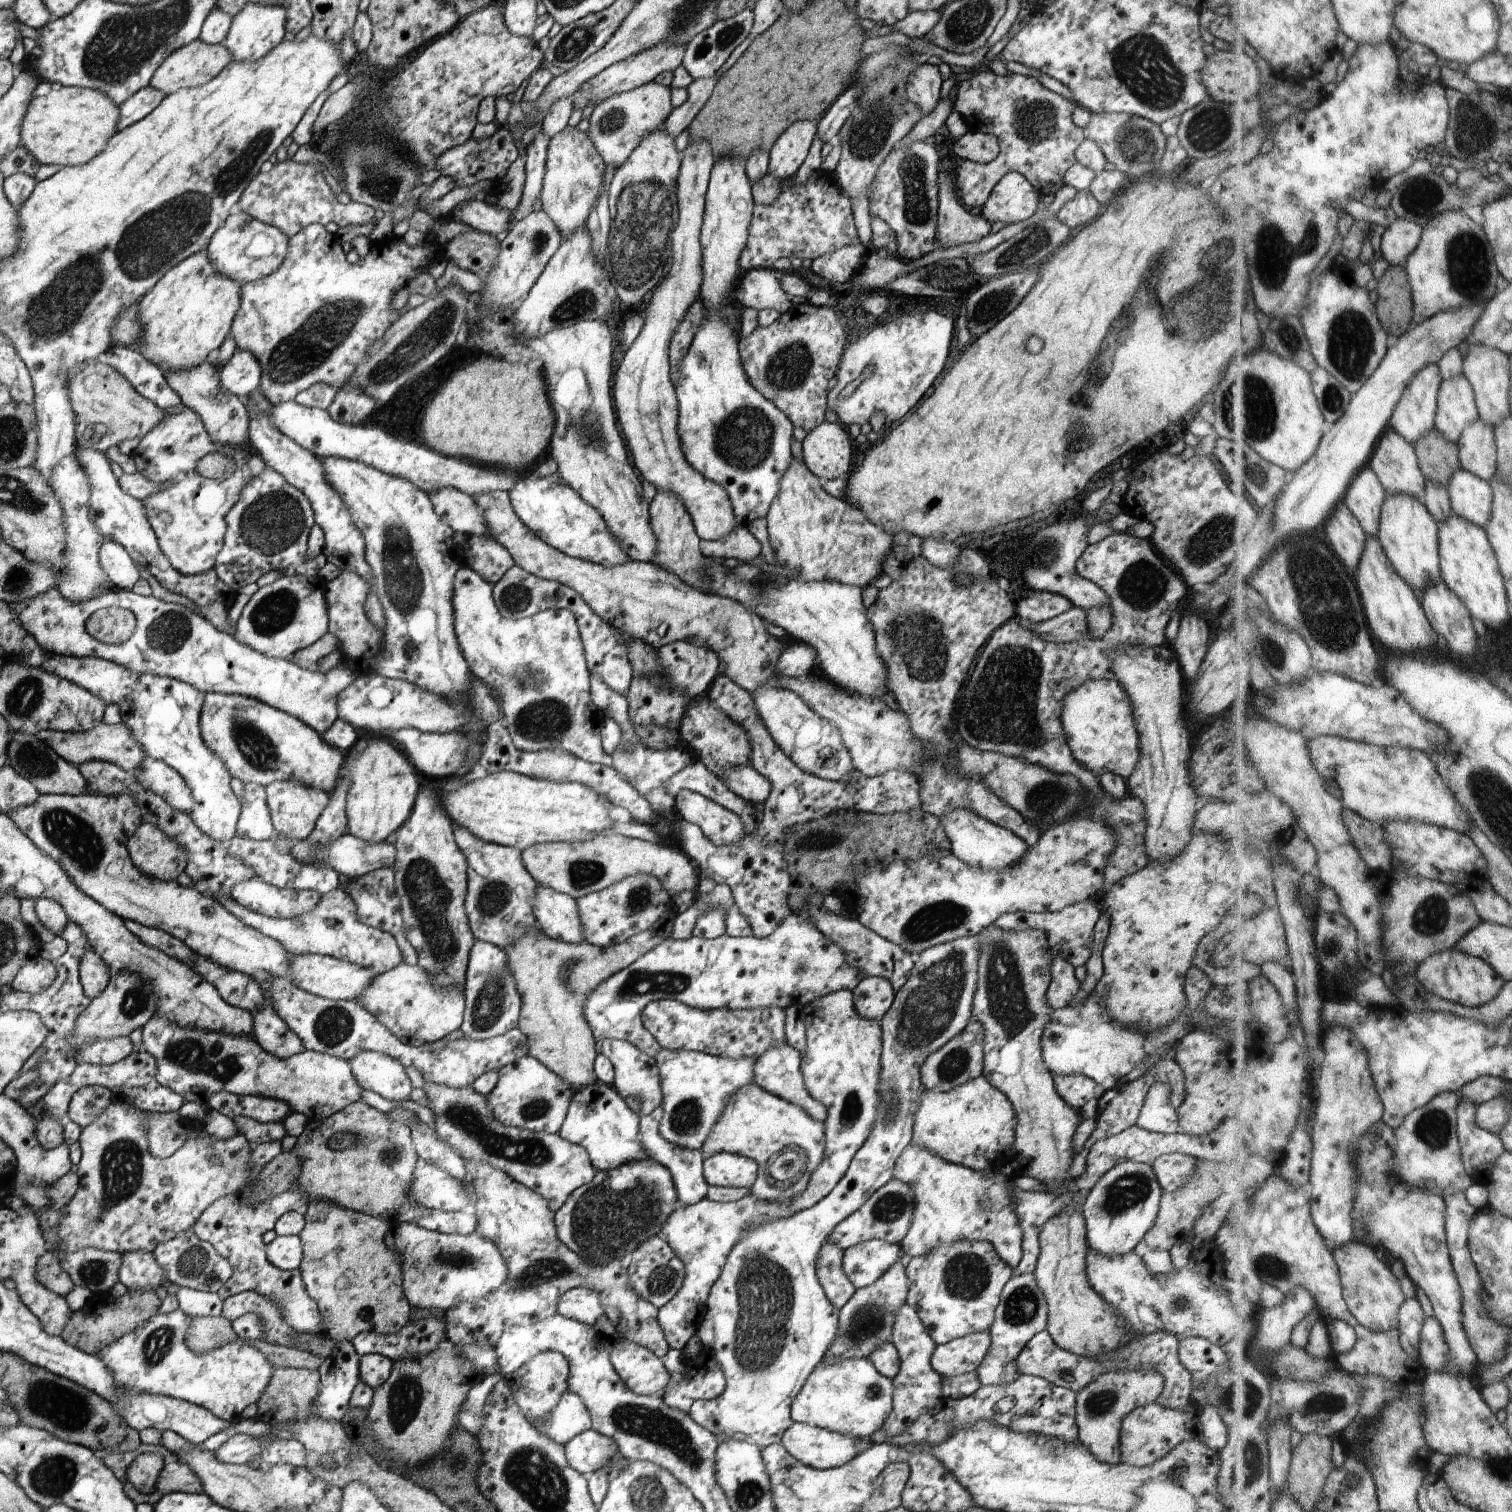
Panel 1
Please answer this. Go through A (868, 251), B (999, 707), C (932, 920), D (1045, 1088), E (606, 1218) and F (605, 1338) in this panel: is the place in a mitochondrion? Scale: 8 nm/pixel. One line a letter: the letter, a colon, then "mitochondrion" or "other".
A: other
B: mitochondrion
C: mitochondrion
D: other
E: mitochondrion
F: other

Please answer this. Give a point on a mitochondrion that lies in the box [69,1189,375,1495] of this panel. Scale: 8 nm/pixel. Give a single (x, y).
(194, 1264)

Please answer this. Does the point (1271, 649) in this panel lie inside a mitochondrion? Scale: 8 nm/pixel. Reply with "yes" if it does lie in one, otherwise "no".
yes

